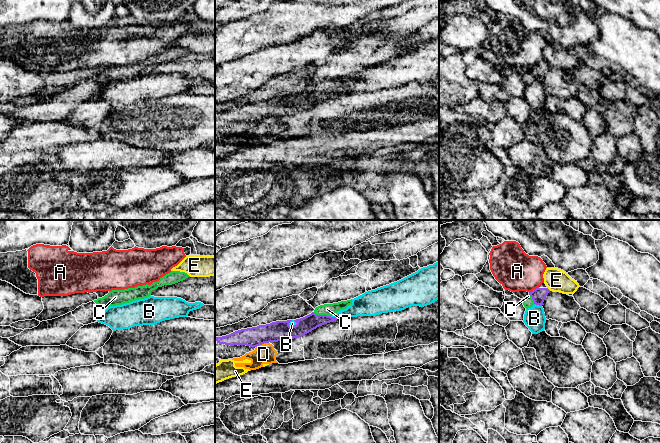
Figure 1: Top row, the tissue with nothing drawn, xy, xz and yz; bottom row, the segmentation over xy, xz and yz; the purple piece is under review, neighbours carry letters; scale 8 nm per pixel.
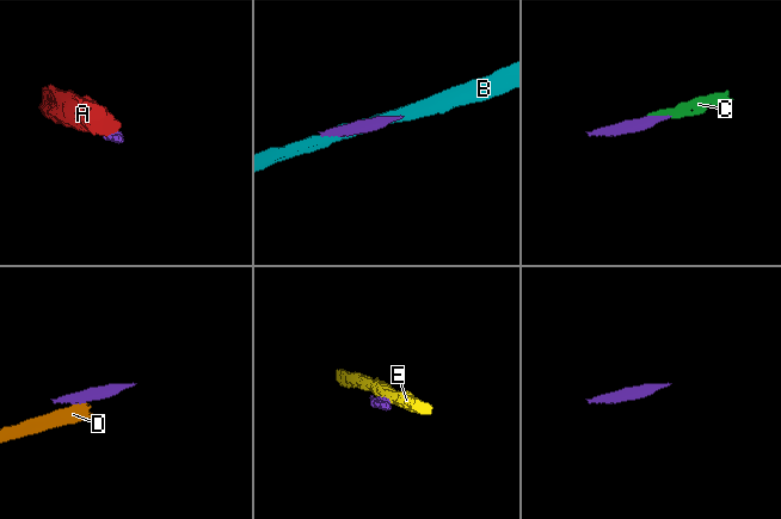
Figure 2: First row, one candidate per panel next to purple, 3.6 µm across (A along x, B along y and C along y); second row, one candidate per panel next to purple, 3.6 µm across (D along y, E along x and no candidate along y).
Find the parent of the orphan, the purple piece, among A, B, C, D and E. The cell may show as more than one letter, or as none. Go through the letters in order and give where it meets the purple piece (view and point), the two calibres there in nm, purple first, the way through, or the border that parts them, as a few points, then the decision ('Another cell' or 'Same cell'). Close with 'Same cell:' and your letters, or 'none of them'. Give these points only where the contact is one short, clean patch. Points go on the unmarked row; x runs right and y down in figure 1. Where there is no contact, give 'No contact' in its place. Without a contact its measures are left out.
A: Touches purple at yz (534, 65). Thickness 120 nm (purple) against 320 nm. Another cell
B: Touches purple at xz (334, 93). Thickness 130 nm (purple) against 160 nm. Another cell
C: Touches purple at xz (322, 91). Thickness 130 nm (purple) against 100 nm. Path across: xz (304, 101), (322, 91), (327, 85). Same cell
D: Touches purple at xz (262, 119). Thickness 160 nm (purple) against 160 nm. Boundary: xz (268, 118), (259, 120), (256, 123). Another cell
E: Touches purple at yz (548, 65). Thickness 120 nm (purple) against 180 nm. Boundary: yz (547, 64), (550, 66). Another cell
Same cell: C

